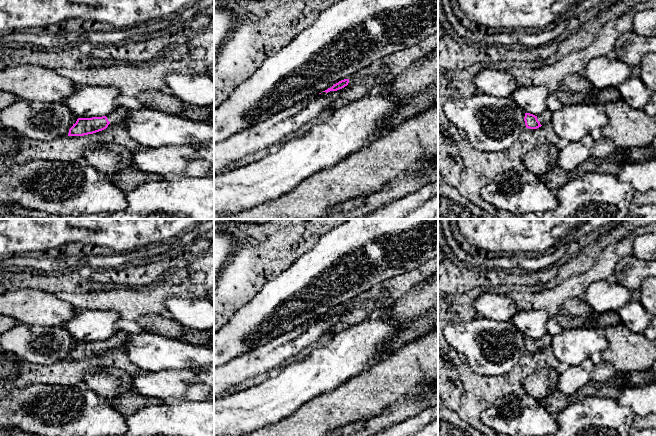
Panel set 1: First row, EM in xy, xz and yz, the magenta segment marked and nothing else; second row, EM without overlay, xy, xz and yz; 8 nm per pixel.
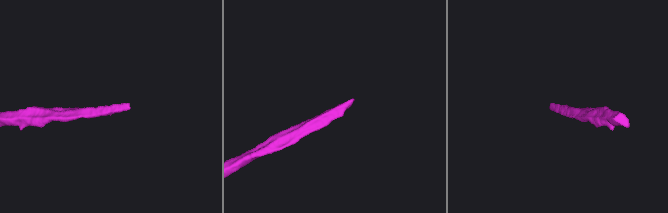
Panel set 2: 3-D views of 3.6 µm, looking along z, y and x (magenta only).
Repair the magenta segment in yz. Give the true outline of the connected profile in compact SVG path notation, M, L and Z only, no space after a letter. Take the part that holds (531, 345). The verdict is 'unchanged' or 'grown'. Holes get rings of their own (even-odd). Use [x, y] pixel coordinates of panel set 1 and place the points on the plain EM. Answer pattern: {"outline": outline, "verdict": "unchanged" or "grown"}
{"outline": "M548 333L538 340L530 337L525 337L524 345L526 352L537 353L543 349L551 347L551 339L552 336Z", "verdict": "grown"}

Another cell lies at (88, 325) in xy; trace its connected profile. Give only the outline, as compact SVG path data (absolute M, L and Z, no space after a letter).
M83 310L78 311L63 327L78 342L109 340L117 333L116 323L121 317L114 311Z

